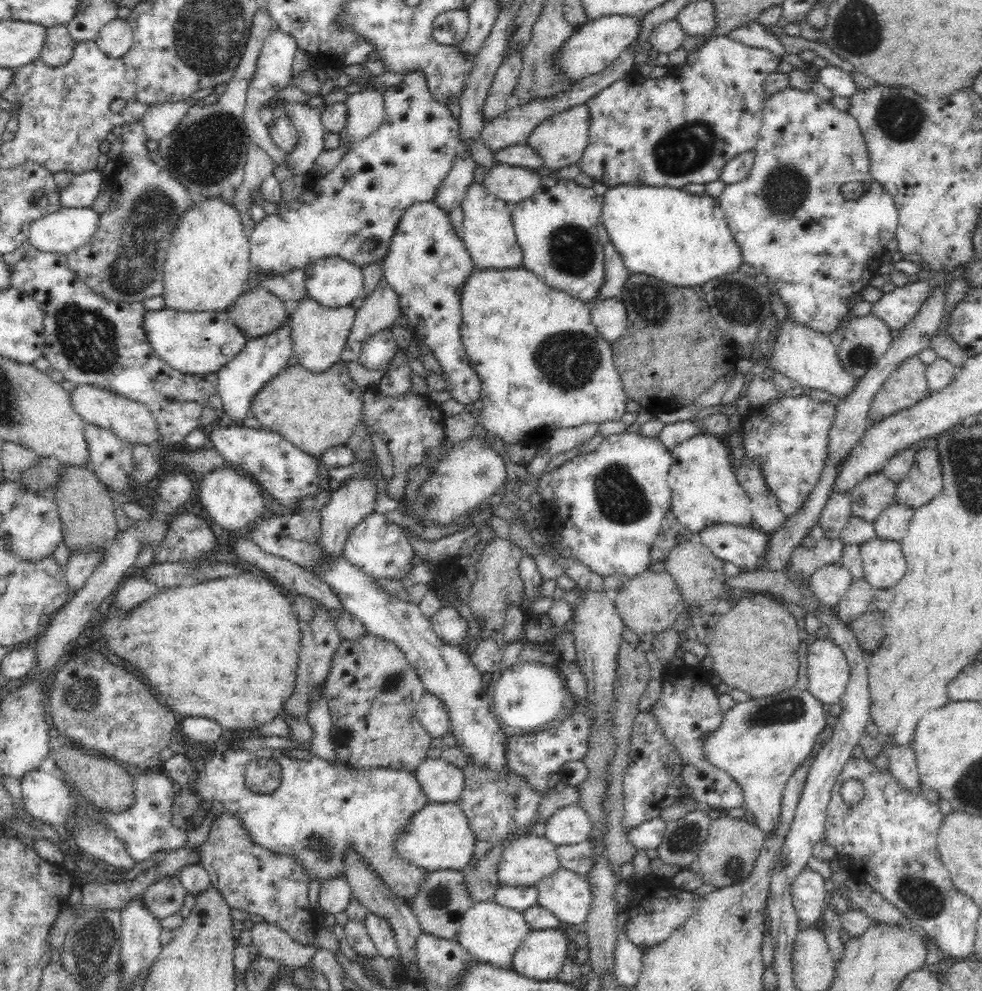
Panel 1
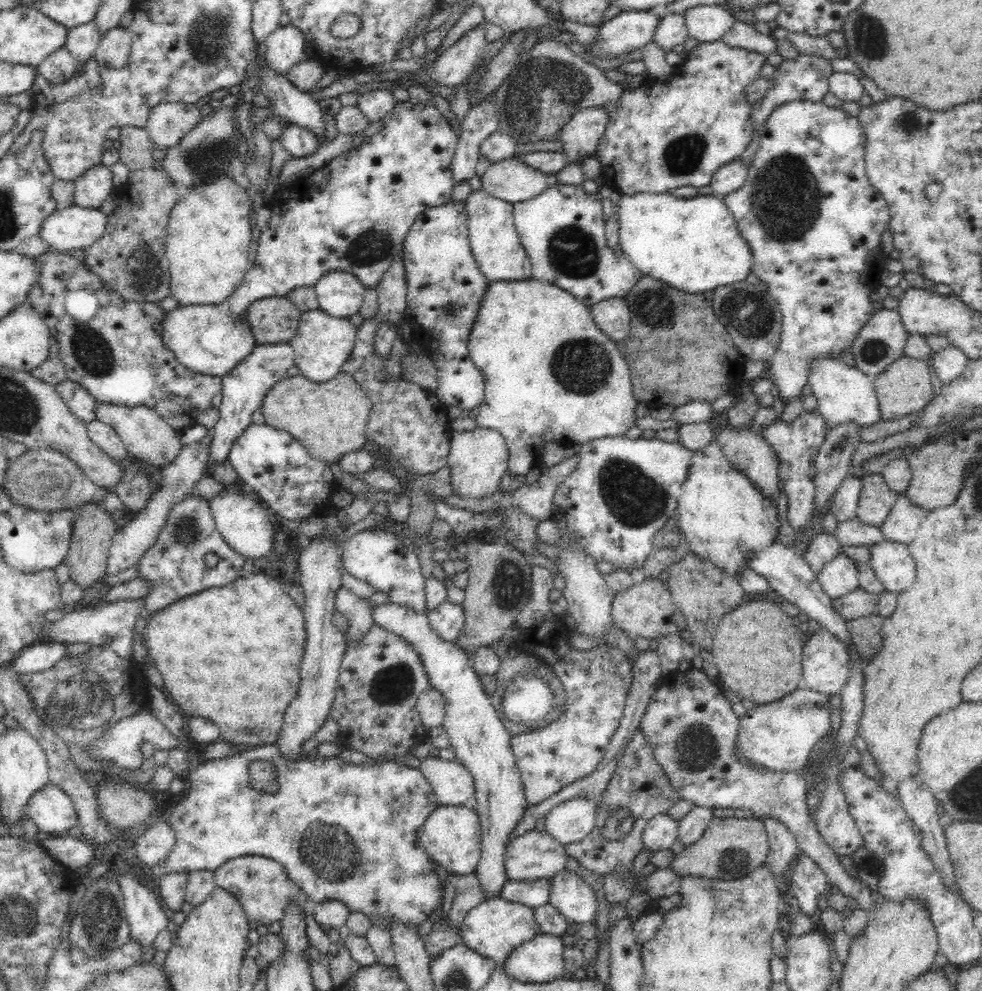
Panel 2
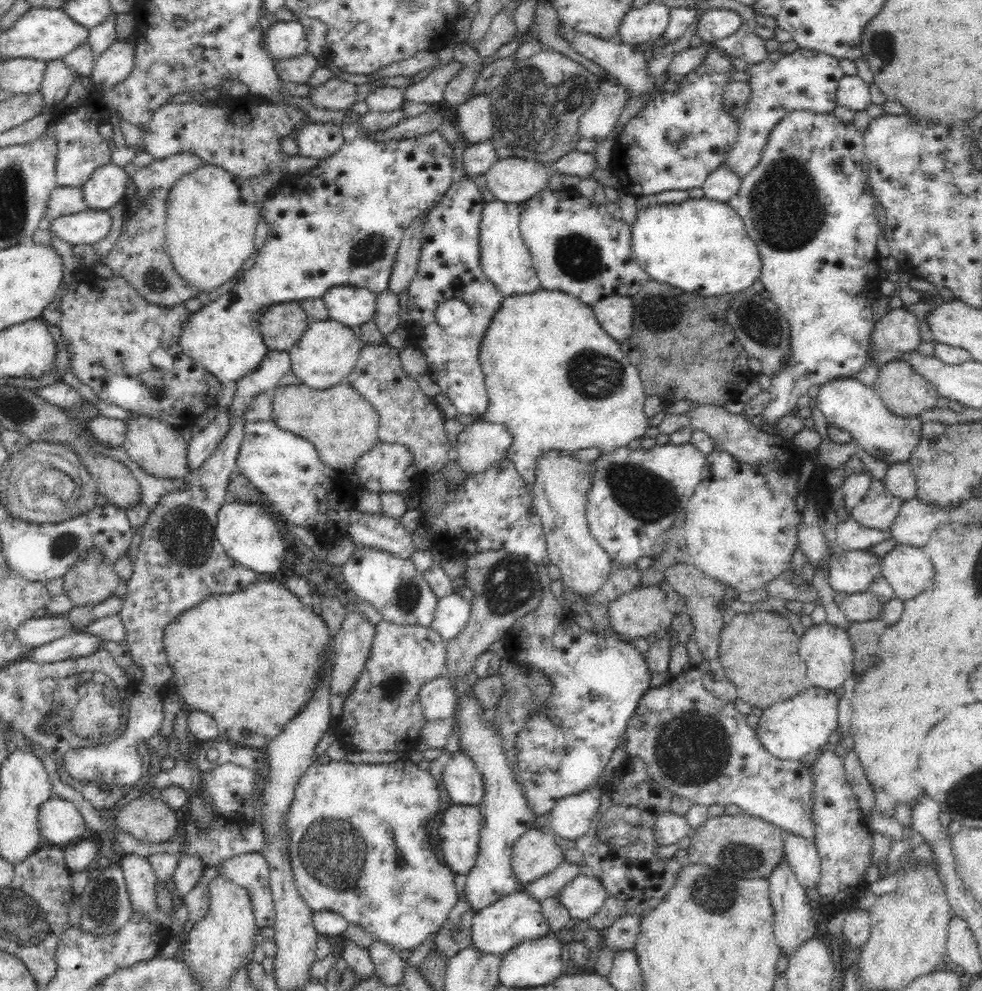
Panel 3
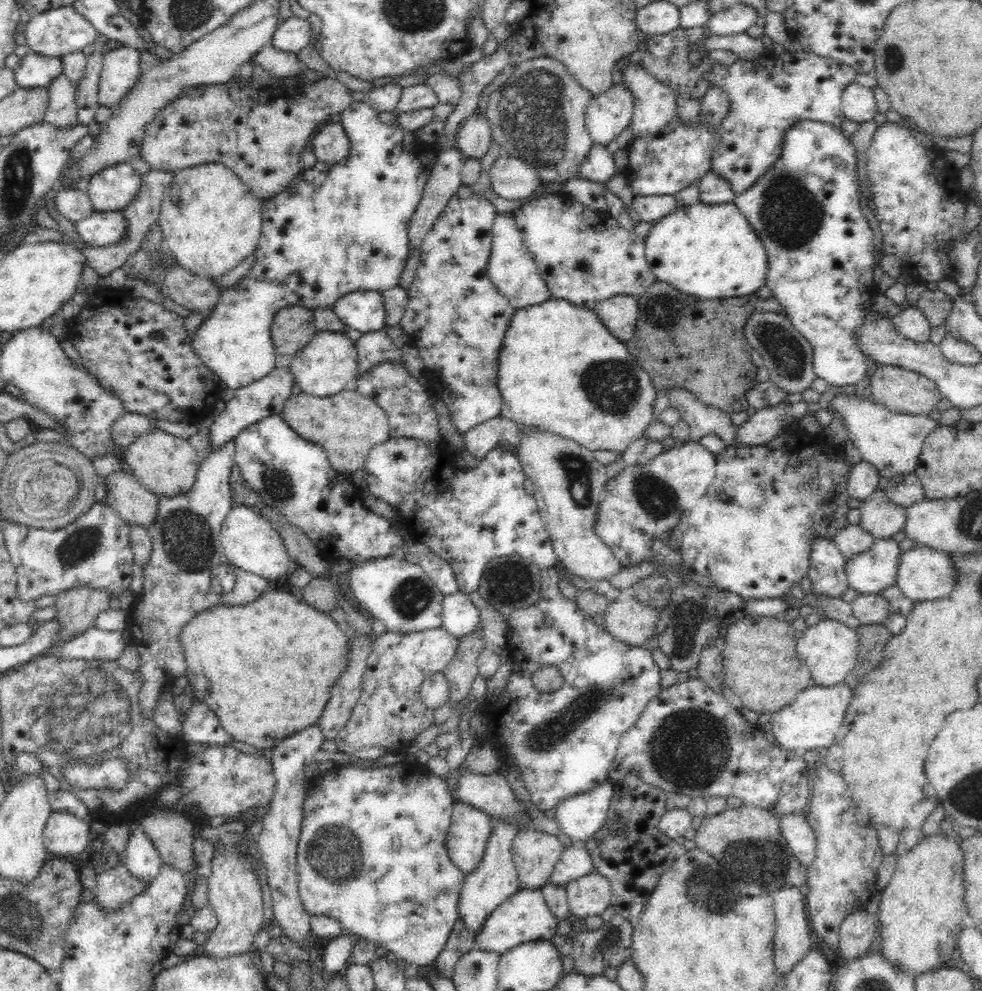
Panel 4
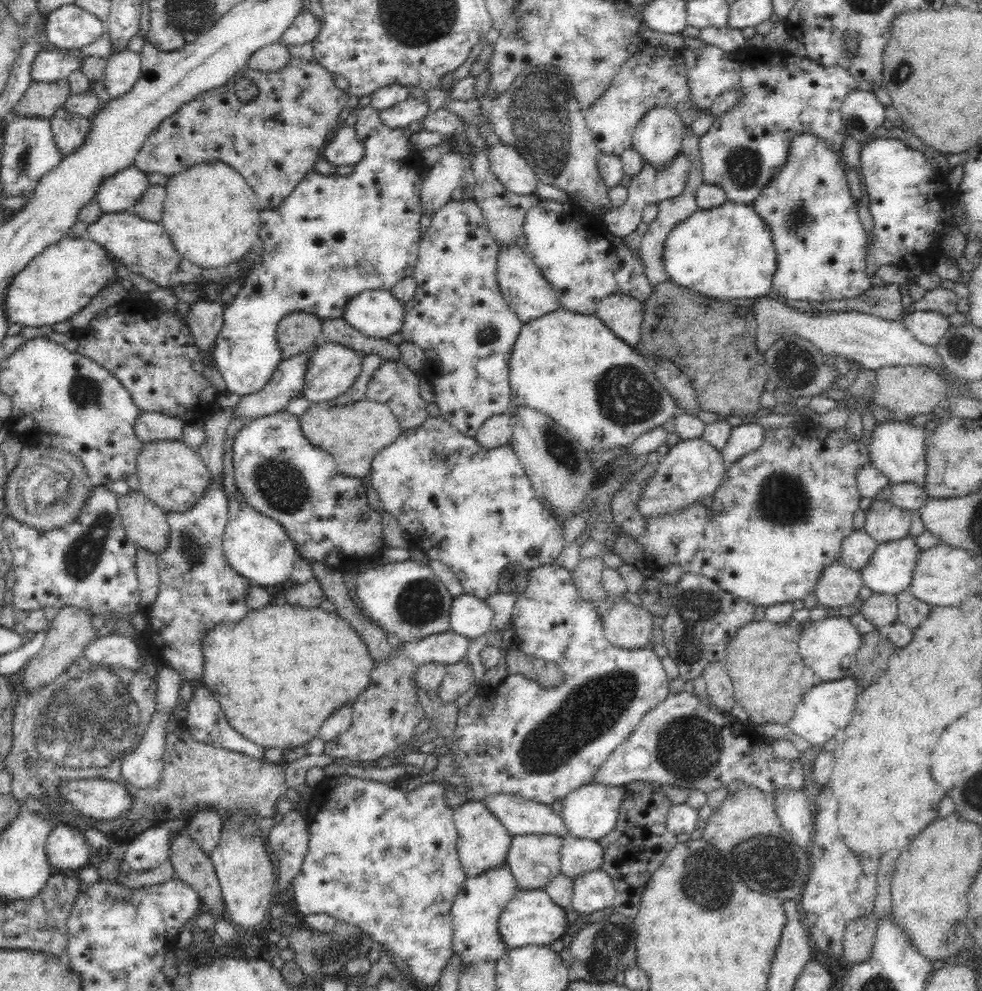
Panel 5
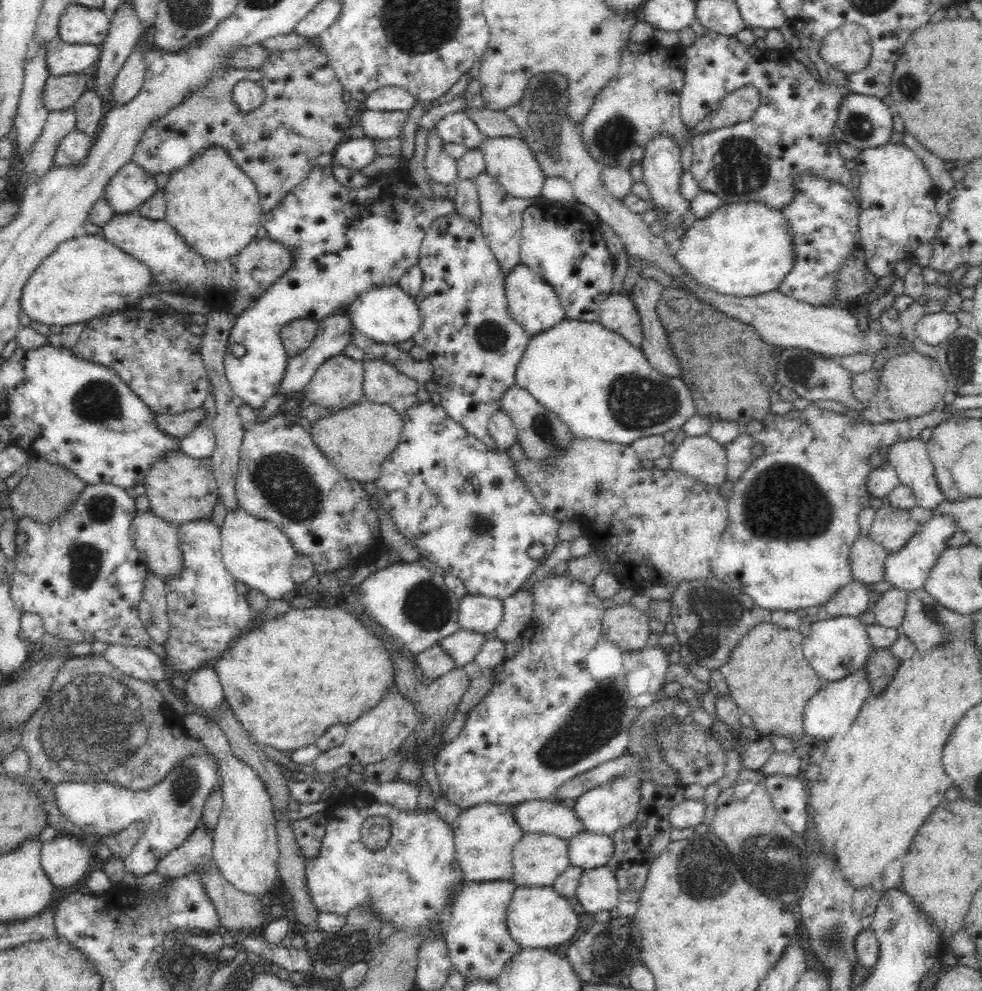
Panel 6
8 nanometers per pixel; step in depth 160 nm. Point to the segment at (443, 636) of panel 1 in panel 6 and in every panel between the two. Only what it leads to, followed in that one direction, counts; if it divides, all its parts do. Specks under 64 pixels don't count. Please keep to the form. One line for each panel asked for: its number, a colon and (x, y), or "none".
2: (448, 620)
3: (452, 613)
4: (460, 616)
5: (471, 617)
6: (477, 613)

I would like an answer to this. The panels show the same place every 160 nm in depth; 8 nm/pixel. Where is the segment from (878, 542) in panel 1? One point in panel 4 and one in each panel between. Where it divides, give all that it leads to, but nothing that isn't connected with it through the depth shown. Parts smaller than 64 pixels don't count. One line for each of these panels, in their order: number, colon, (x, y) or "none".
2: (892, 564)
3: (907, 568)
4: (923, 573)

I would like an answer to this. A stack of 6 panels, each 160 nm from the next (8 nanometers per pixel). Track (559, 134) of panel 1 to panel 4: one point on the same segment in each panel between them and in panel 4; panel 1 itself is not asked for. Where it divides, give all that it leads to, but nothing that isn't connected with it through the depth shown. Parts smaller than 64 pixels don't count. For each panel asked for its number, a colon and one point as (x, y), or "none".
2: (580, 136)
3: (596, 123)
4: (607, 115)

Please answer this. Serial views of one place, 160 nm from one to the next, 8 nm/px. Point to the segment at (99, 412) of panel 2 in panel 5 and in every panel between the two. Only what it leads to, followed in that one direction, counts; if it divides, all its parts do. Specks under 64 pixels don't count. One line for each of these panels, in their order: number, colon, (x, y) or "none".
3: (159, 448)
4: (167, 465)
5: (171, 474)

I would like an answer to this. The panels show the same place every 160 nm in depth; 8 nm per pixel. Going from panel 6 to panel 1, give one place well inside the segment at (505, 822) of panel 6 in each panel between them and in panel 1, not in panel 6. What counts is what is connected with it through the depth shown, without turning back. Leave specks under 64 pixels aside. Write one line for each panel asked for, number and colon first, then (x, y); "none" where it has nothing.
1: (437, 837)
2: (451, 835)
3: (458, 833)
4: (469, 829)
5: (482, 843)

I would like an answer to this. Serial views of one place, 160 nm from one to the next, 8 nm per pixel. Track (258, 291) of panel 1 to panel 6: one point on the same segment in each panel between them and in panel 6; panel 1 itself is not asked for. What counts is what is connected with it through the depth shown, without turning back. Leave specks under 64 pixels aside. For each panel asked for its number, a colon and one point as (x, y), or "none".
2: (273, 319)
3: (281, 325)
4: (292, 327)
5: (296, 332)
6: (297, 335)

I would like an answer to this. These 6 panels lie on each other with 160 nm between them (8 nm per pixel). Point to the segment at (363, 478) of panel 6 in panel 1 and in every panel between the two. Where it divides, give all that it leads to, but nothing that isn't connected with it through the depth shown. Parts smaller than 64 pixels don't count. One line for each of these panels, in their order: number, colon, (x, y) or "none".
1: (316, 412)
2: (329, 418)
3: (341, 424)
4: (347, 425)
5: (353, 433)

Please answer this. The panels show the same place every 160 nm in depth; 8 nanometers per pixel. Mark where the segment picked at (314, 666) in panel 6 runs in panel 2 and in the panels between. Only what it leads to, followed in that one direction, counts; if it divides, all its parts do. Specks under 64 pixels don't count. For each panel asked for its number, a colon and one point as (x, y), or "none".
2: (231, 653)
3: (250, 659)
4: (298, 652)
5: (279, 673)

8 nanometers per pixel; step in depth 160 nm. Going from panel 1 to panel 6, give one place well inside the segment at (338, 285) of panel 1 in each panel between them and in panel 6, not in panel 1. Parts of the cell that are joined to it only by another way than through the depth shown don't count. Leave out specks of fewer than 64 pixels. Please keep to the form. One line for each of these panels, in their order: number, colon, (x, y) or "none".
2: (339, 293)
3: (350, 305)
4: (361, 310)
5: (376, 313)
6: (386, 314)

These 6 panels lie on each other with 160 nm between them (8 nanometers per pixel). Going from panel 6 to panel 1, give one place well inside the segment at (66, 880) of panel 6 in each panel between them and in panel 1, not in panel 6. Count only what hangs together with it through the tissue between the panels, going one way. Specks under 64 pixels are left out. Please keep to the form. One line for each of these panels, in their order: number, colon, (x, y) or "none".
1: (46, 797)
2: (52, 810)
3: (60, 823)
4: (65, 835)
5: (67, 848)

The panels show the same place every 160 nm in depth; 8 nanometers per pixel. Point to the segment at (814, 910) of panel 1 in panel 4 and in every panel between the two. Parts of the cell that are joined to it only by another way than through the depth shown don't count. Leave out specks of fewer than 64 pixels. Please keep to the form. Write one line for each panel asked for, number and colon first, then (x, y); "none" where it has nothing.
2: (809, 882)
3: (801, 854)
4: (800, 838)

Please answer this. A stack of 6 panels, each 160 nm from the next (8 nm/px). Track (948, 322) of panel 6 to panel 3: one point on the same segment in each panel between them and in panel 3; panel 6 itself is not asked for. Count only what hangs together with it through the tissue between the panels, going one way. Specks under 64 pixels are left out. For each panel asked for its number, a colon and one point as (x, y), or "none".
3: (897, 332)
4: (910, 323)
5: (928, 327)

